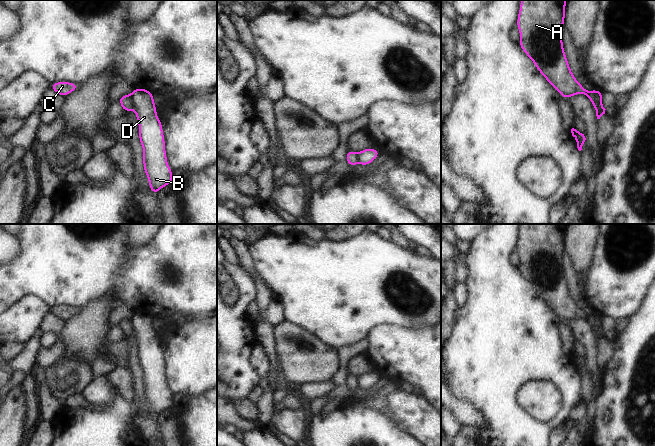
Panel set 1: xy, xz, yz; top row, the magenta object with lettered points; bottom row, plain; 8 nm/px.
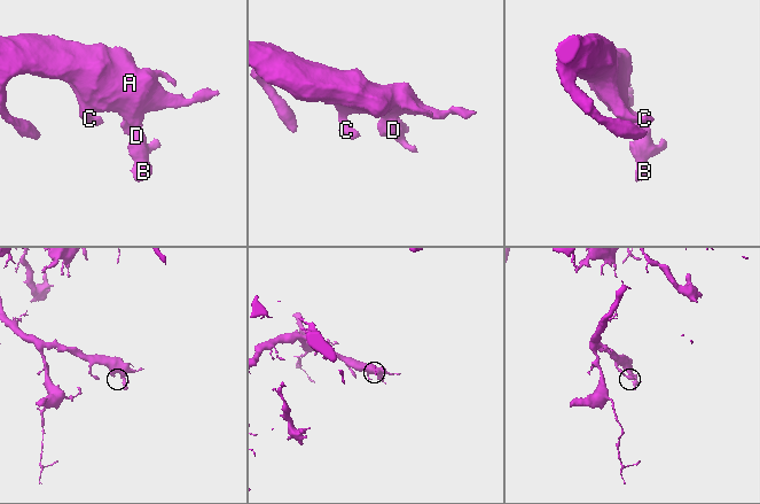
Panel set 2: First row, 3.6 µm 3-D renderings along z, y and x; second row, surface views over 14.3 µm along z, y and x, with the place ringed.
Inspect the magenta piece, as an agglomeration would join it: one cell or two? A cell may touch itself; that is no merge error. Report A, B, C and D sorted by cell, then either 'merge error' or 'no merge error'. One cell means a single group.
A C / B D | merge error

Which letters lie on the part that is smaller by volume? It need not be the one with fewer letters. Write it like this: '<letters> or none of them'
B, D

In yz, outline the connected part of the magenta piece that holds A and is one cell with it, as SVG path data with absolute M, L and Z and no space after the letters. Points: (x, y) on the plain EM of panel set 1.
M521 224L516 251L521 260L518 267L523 276L560 320L569 323L577 318L586 320L587 314L574 301L563 272L562 253L566 227L567 224Z

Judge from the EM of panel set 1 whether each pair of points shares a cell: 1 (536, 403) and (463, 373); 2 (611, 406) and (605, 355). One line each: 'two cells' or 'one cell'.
1: two cells
2: two cells

